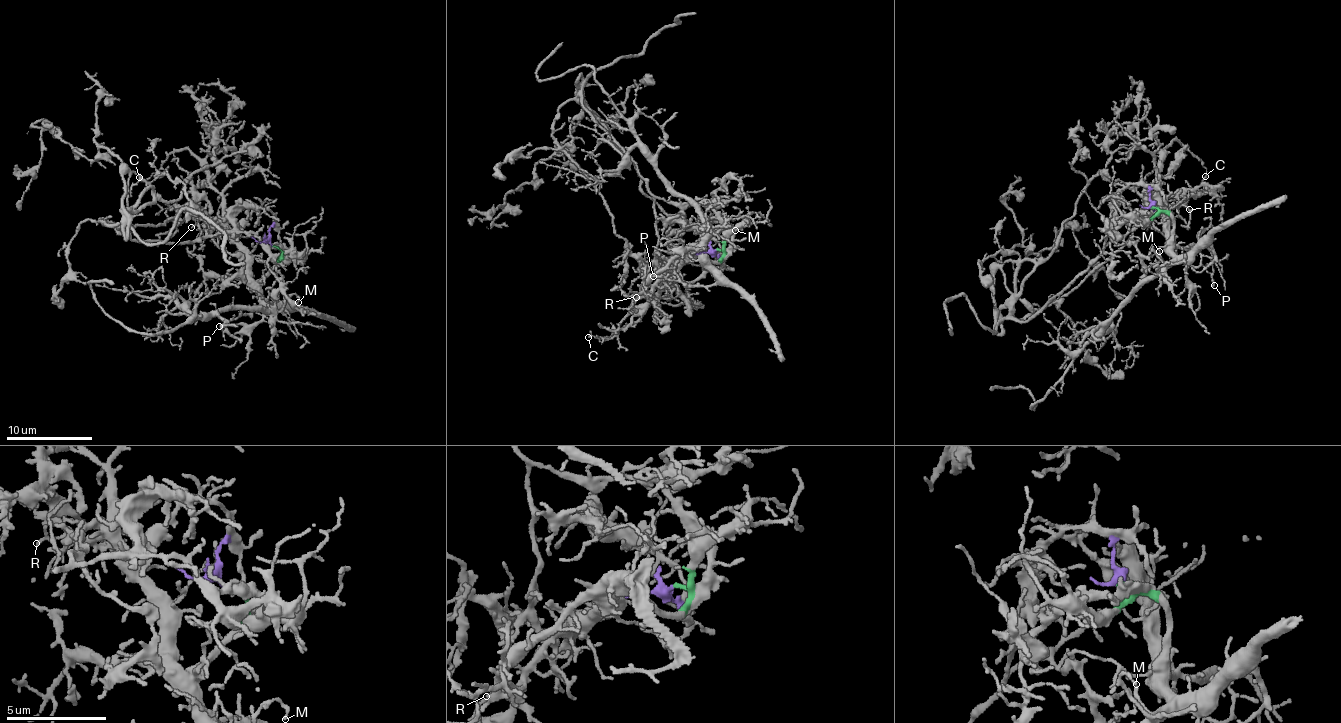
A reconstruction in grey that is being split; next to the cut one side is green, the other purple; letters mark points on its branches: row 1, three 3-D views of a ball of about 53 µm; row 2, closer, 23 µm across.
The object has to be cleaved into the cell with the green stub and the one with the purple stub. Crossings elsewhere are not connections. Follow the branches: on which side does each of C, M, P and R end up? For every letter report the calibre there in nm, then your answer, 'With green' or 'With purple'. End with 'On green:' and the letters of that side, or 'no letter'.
C: Thickness 140 nm. With green
M: Thickness 130 nm. With green
P: Thickness 160 nm. With green
R: Thickness 100 nm. With green
On green: C, M, P, R

